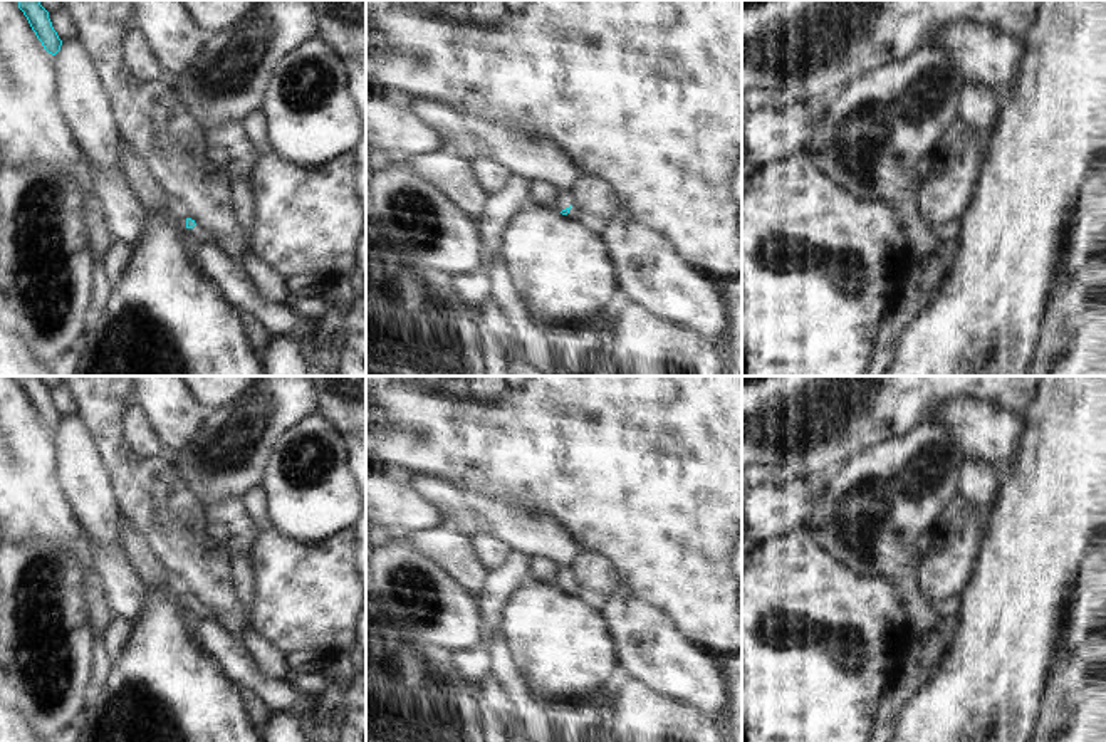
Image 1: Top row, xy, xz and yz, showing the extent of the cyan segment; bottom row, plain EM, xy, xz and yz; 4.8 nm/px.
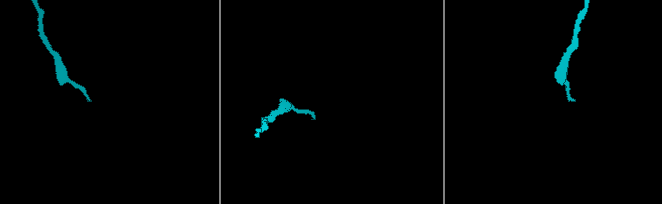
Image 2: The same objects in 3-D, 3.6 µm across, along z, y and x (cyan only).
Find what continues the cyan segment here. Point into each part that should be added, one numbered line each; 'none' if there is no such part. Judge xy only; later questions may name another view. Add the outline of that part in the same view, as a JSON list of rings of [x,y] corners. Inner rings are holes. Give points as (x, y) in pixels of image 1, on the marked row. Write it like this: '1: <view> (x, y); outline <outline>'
1: xy (200, 235); outline [[[195,225],[195,227],[191,228],[191,238],[193,238],[198,245],[213,242],[211,235],[210,235],[205,228],[201,228],[200,225]]]

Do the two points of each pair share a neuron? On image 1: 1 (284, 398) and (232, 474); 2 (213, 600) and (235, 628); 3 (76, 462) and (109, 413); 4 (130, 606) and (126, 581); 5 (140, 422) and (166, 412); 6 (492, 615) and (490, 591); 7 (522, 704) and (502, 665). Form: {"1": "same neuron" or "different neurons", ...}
{"1": "same neuron", "2": "same neuron", "3": "different neurons", "4": "same neuron", "5": "different neurons", "6": "same neuron", "7": "same neuron"}

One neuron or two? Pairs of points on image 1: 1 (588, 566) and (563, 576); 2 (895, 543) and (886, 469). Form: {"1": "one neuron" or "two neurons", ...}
{"1": "two neurons", "2": "one neuron"}

